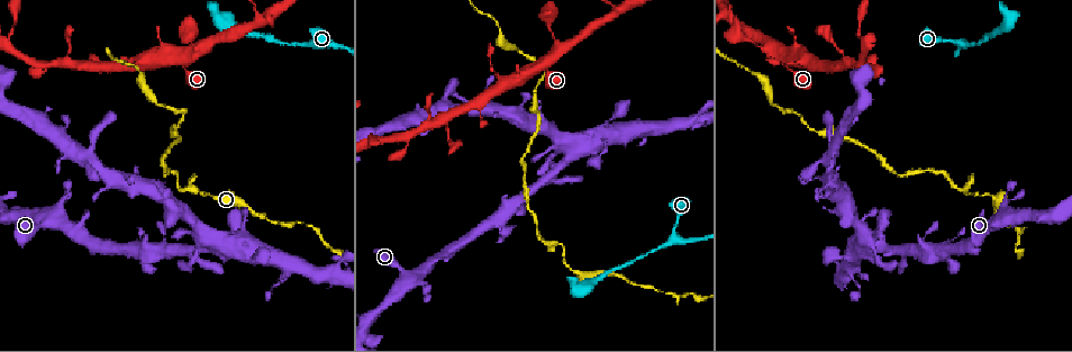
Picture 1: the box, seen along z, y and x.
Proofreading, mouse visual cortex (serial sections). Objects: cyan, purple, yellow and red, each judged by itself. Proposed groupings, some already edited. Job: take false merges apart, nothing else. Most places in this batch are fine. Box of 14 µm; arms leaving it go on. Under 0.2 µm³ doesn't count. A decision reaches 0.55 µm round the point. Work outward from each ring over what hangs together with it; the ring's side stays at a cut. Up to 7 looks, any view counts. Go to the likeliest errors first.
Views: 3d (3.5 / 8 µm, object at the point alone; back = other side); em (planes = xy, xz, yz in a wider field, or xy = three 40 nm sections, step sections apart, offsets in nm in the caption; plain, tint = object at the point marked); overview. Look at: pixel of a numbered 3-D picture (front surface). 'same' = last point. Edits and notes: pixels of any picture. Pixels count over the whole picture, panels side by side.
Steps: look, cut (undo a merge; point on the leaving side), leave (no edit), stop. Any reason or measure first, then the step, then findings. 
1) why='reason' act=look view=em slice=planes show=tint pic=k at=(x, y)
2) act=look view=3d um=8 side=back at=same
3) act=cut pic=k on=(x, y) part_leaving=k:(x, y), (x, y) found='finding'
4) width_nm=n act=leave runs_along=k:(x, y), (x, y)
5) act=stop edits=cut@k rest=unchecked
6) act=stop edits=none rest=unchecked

why='sharp bend' act=look view=3d um=3.5 pic=1 at=(970, 194)

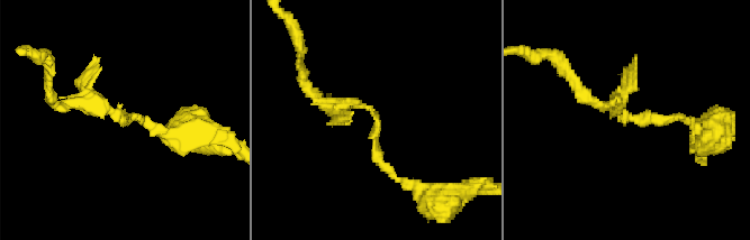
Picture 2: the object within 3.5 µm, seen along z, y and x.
act=look view=em slice=xy step=3 show=tint pic=2 at=(118, 116)

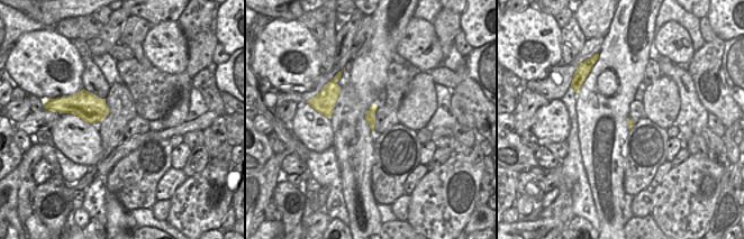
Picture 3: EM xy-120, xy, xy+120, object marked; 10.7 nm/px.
act=leave runs_along=2:(396, 178), (374, 153), (371, 112), (306, 90) found='all the same cell'

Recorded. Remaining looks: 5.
act=look view=em slice=xy step=5 show=tint pic=1 at=(792, 112)

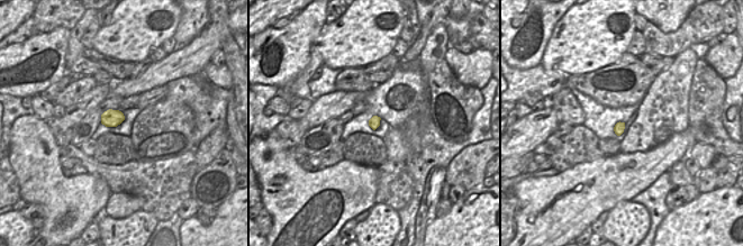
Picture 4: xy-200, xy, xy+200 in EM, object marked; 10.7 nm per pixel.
act=look view=3d um=3.5 at=same

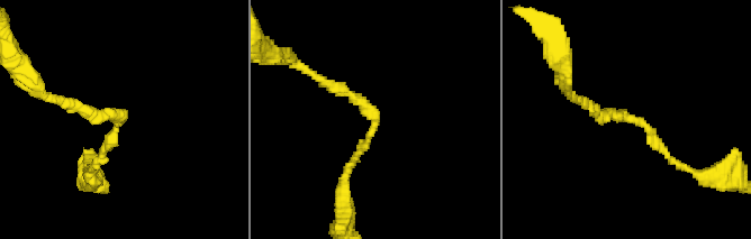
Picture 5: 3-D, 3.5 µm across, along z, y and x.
width_nm=120 act=leave runs_along=5:(675, 159), (640, 121), (582, 101) found='all the same cell'

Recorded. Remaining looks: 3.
why='sharp bend' act=look view=3d um=8 pic=1 at=(570, 154)

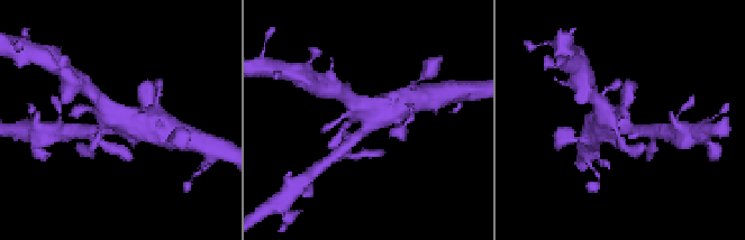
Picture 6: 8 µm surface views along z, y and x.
act=look view=3d um=3.5 pic=6 at=(619, 122)

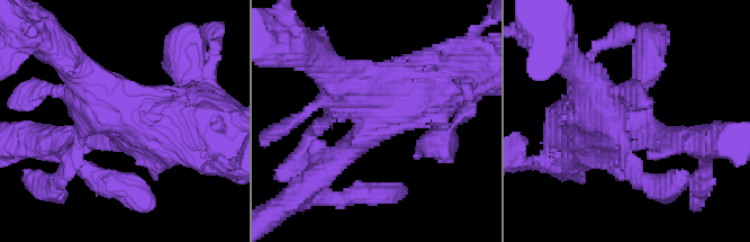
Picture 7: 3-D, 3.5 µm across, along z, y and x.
act=look view=em slice=xy step=5 show=tint pic=7 at=(375, 123)

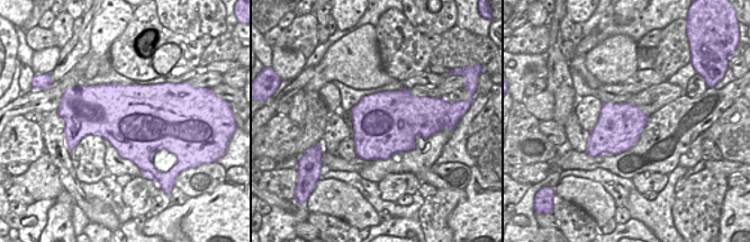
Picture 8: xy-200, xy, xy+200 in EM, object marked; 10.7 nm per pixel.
width_nm=700 act=leave runs_along=7:(666, 134), (607, 117), (574, 65) found='continuous, no second cell'

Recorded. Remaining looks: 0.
act=stop edits=none rest=unchecked

